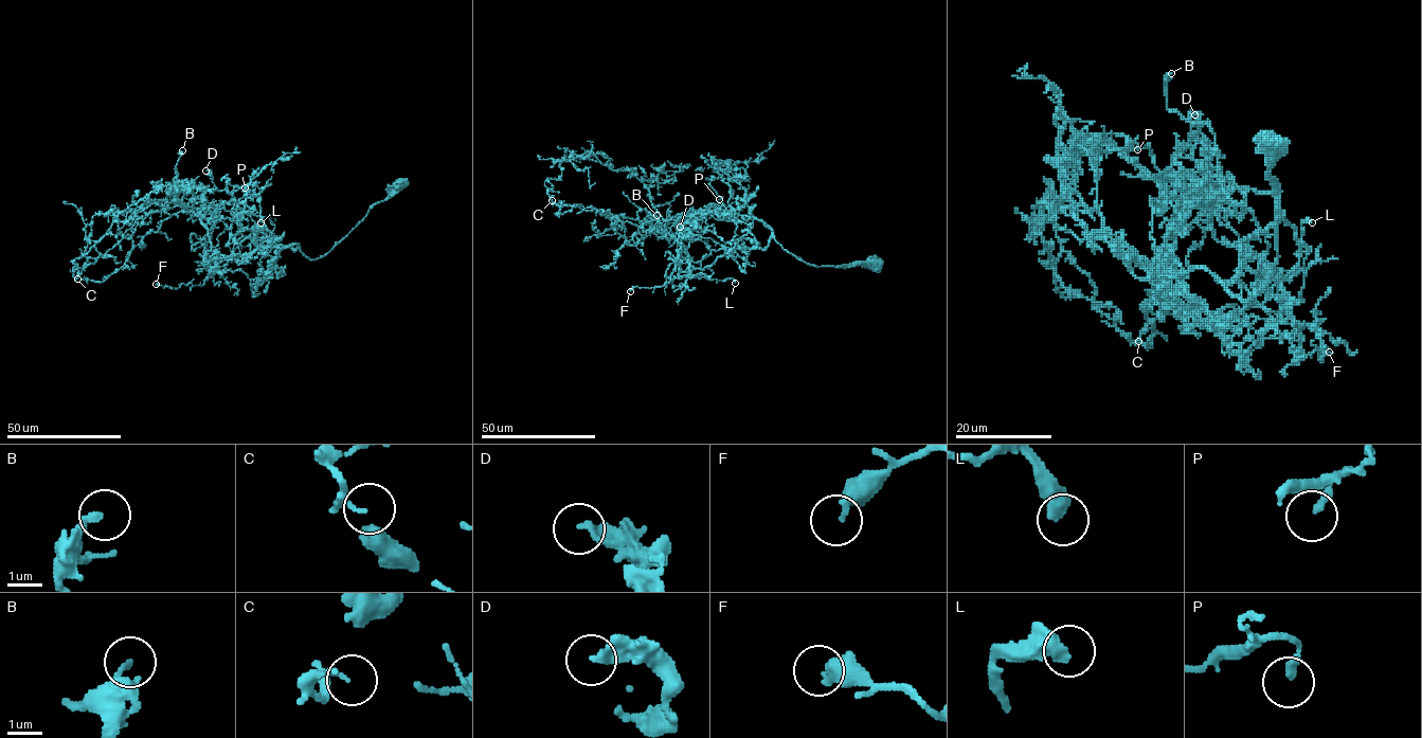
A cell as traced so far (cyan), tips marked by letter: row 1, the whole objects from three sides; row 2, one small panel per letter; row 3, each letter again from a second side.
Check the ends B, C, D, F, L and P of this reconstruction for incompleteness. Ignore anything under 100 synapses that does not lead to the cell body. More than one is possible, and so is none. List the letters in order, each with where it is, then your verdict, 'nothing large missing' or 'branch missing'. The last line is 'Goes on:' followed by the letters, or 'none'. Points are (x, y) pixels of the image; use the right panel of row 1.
B: place (1171, 73); nothing large missing
C: place (1138, 341); nothing large missing
D: place (1194, 114); nothing large missing
F: place (1329, 352); nothing large missing
L: place (1312, 222); nothing large missing
P: place (1137, 149); nothing large missing
Goes on: none

